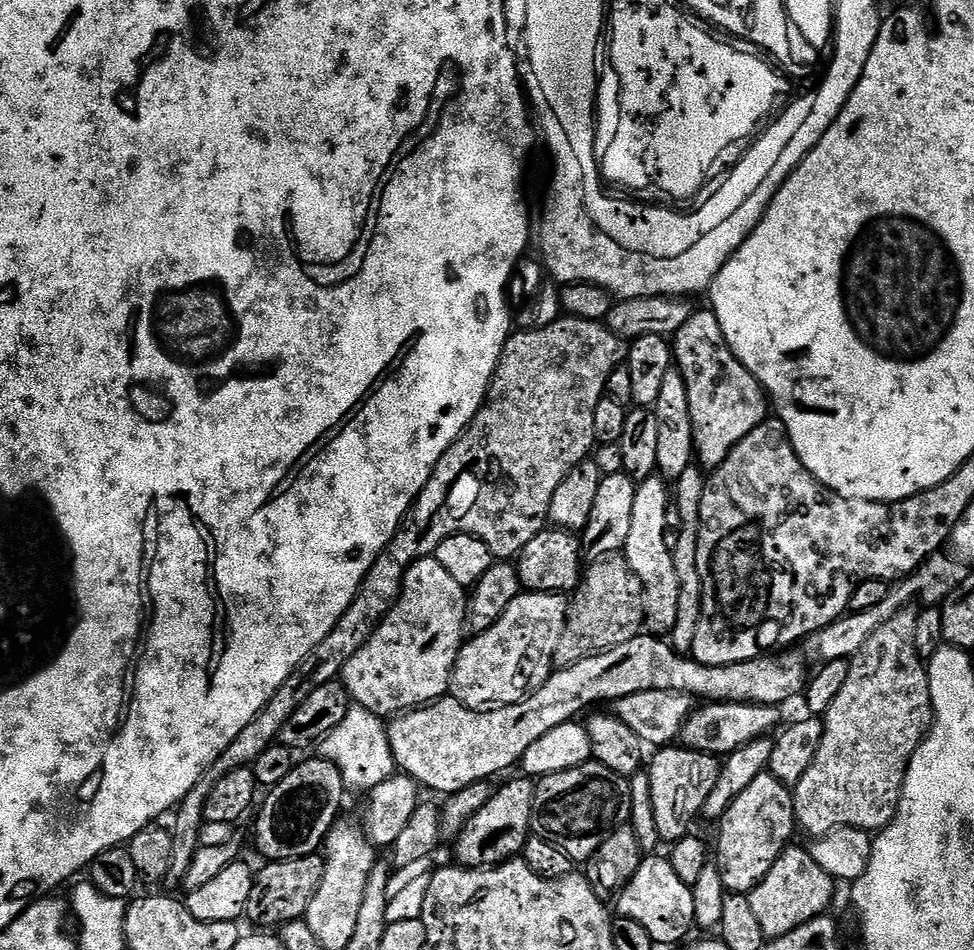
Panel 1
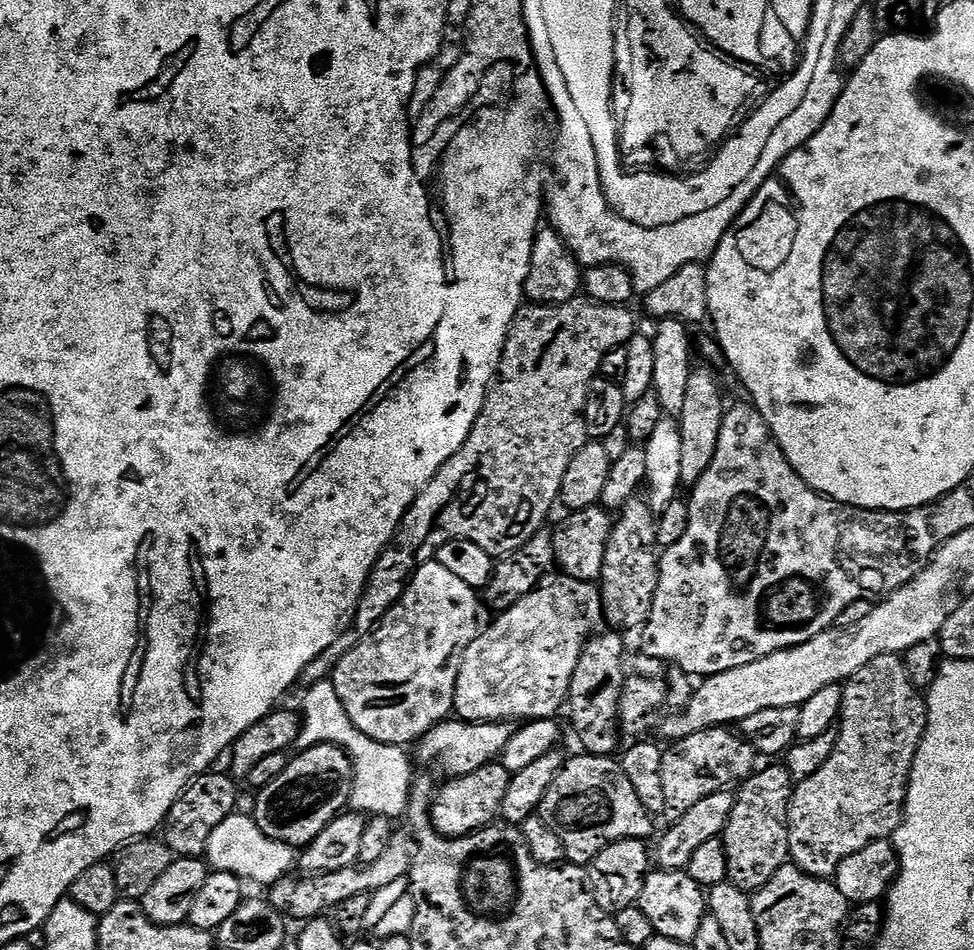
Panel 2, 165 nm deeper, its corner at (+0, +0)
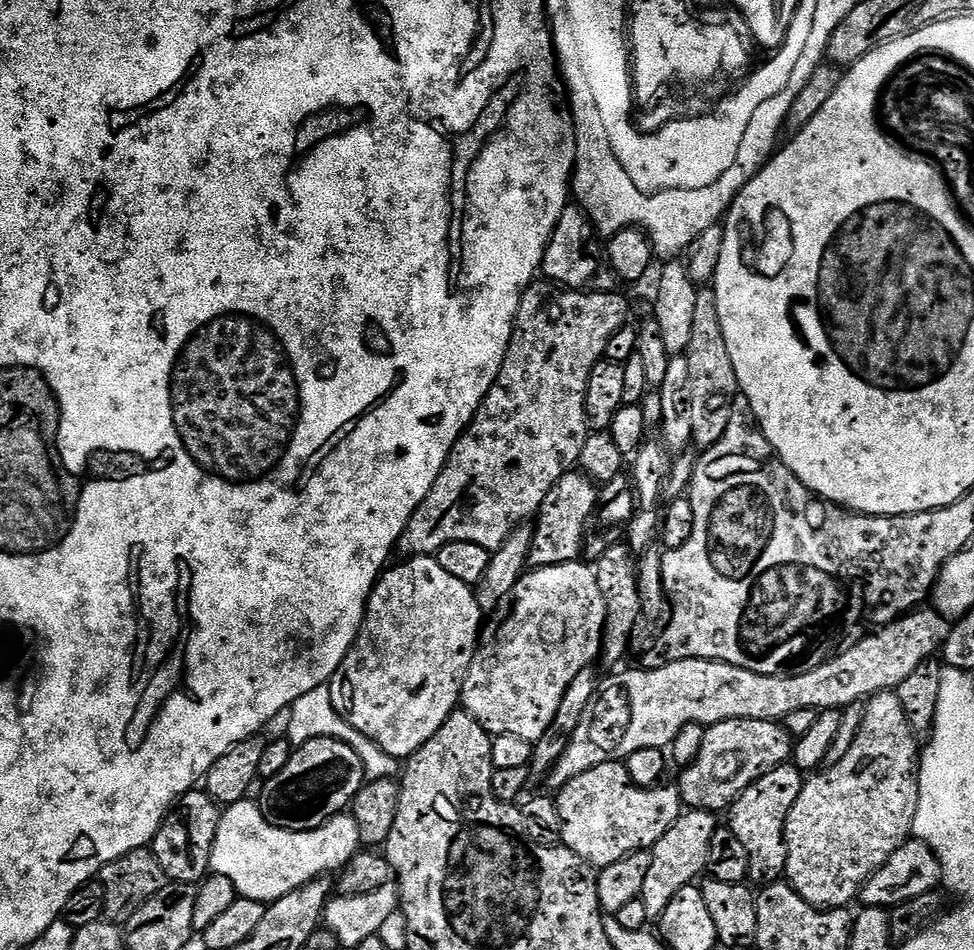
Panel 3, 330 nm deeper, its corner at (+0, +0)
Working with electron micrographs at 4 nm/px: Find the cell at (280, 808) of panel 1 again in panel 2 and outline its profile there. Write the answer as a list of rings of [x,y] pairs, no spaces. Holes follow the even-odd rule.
[[[320,744],[313,748],[301,751],[298,755],[293,755],[289,759],[286,770],[270,782],[270,786],[259,789],[256,800],[256,812],[254,819],[256,825],[272,840],[277,840],[283,844],[289,844],[293,850],[303,850],[308,847],[330,822],[334,822],[336,817],[341,815],[349,807],[351,790],[355,782],[355,770],[352,768],[352,760],[348,753],[333,744]]]

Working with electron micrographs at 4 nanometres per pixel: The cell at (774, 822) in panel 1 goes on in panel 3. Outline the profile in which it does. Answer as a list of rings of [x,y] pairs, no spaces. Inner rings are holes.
[[[789,762],[770,770],[770,774],[762,774],[758,782],[750,785],[732,803],[730,827],[734,830],[734,835],[742,842],[742,846],[746,846],[746,854],[750,854],[748,880],[753,885],[774,884],[784,876],[784,867],[788,857],[784,831],[790,810],[794,802],[798,802],[798,794],[802,794],[805,779],[805,773]]]

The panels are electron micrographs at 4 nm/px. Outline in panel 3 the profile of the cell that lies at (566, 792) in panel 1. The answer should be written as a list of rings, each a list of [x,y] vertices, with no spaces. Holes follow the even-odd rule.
[[[620,762],[594,766],[586,770],[586,774],[578,774],[570,782],[566,782],[566,786],[554,796],[558,818],[562,818],[560,838],[563,847],[578,854],[578,858],[582,858],[596,870],[610,866],[610,862],[618,862],[635,852],[651,850],[662,838],[662,834],[666,834],[666,830],[670,830],[670,826],[674,826],[676,819],[682,815],[679,787],[664,787],[639,788],[630,778],[627,767]]]

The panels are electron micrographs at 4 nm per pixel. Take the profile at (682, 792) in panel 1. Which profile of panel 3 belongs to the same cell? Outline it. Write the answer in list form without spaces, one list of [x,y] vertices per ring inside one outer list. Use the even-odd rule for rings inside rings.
[[[723,720],[717,724],[709,724],[704,729],[702,738],[702,750],[698,750],[698,758],[683,769],[684,772],[678,781],[680,799],[683,807],[698,812],[710,812],[720,814],[720,811],[731,809],[735,802],[745,790],[762,774],[770,774],[778,766],[789,763],[792,758],[793,736],[788,733],[783,723],[775,720]]]

